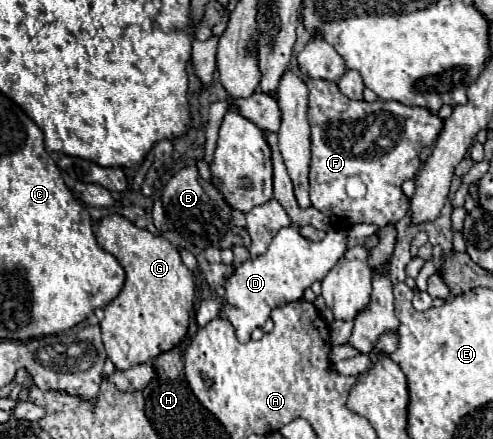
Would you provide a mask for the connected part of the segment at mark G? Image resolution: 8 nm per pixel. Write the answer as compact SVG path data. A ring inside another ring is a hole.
M110 214L98 222L96 228L98 244L116 256L126 272L126 282L122 292L104 308L104 320L100 322L102 340L108 352L108 358L114 362L118 370L128 370L134 364L148 362L158 354L172 350L188 332L190 308L194 306L194 274L184 266L180 252L162 236L148 232L146 228L138 228L134 222L120 214Z

